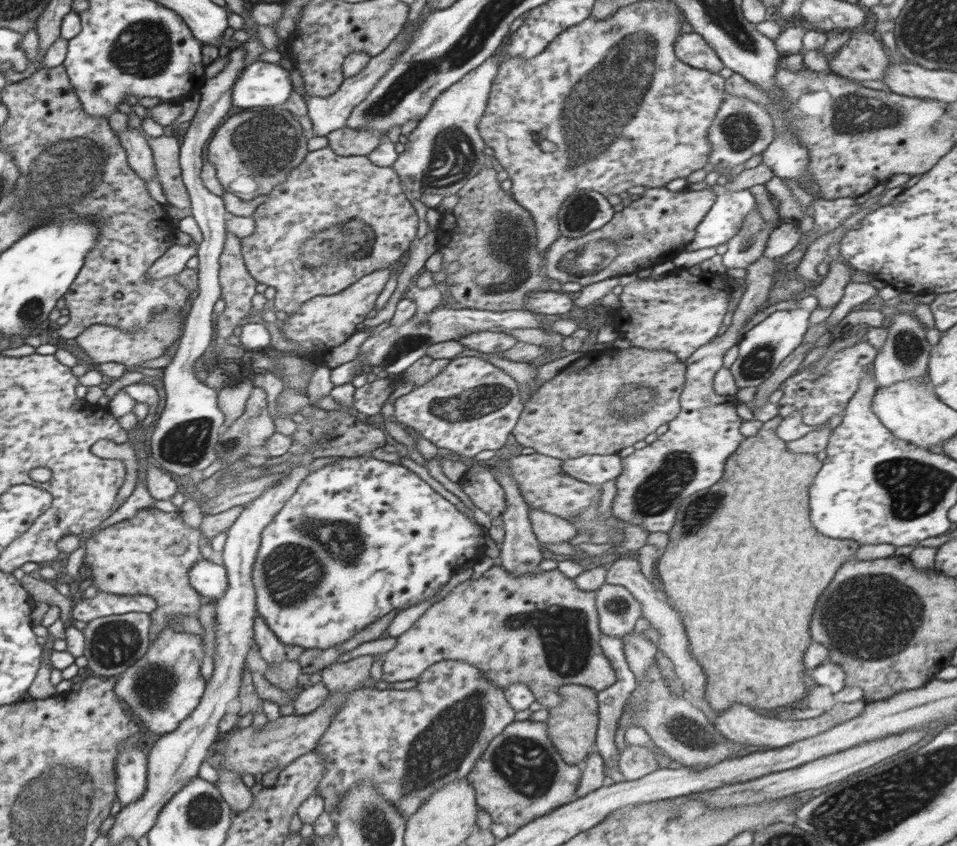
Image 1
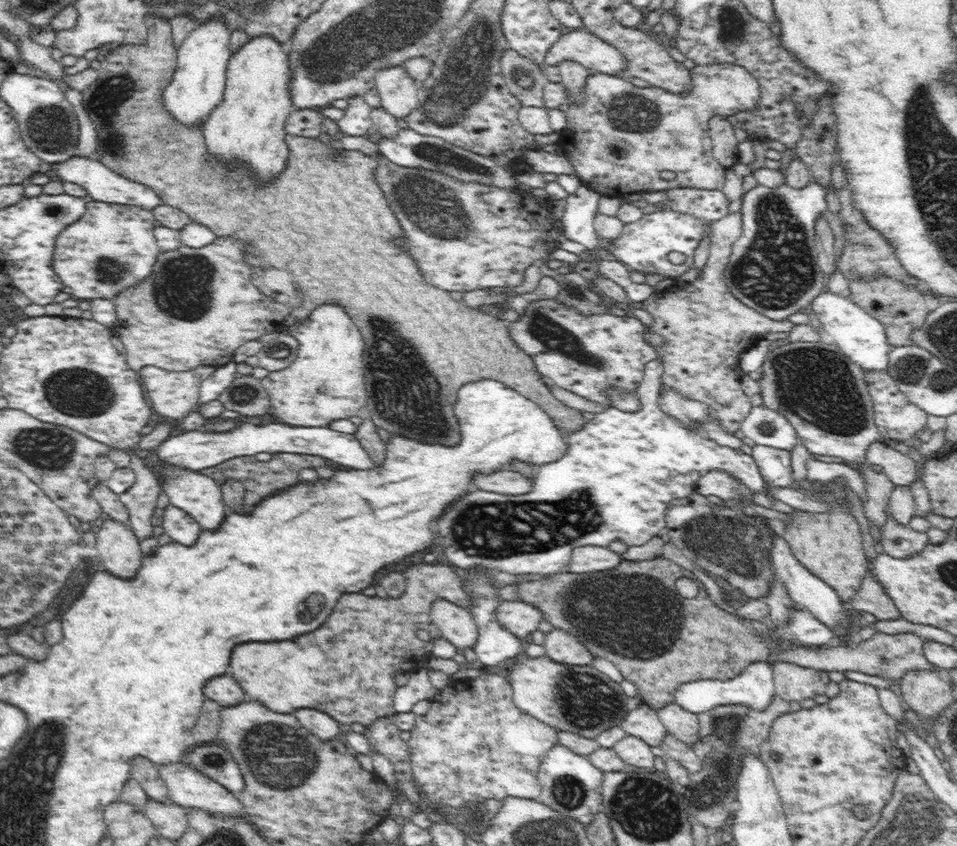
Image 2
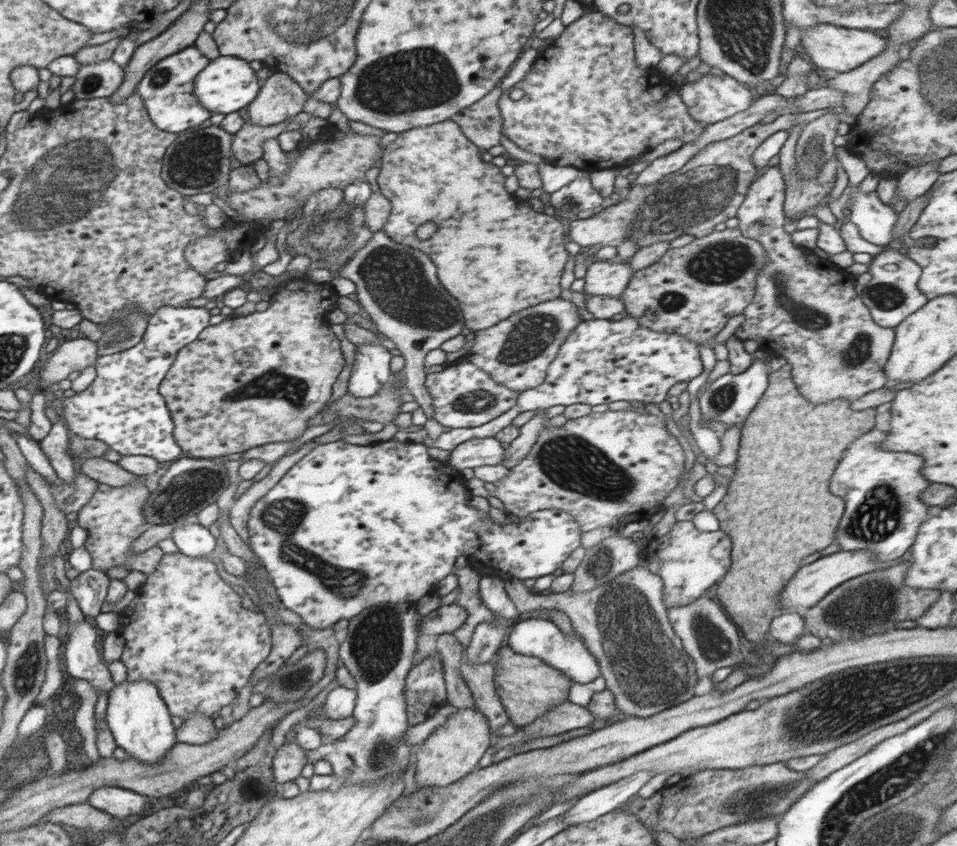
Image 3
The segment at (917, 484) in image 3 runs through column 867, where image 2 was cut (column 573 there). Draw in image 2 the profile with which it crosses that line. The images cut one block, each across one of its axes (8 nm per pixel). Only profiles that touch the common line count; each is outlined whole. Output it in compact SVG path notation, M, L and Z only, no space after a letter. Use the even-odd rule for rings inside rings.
M657 356L644 366L644 378L636 392L639 409L624 412L613 406L607 407L604 412L588 420L582 430L567 435L566 454L552 464L538 466L538 478L533 481L530 492L512 496L476 490L458 497L454 504L444 510L440 520L434 522L436 532L442 536L444 556L439 556L441 561L457 571L497 570L512 575L538 574L546 578L566 570L577 547L608 547L616 541L623 542L627 547L643 546L660 536L667 529L665 512L670 502L683 500L696 492L698 480L710 470L721 470L737 478L753 494L766 492L766 481L760 475L752 455L718 445L702 433L686 428L660 409L658 394L663 386L662 375L662 362Z

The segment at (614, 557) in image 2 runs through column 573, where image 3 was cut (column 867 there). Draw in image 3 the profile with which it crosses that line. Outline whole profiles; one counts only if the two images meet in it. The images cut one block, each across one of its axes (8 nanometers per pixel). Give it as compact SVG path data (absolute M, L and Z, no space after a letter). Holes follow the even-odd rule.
M840 551L830 556L815 556L811 564L802 565L784 585L783 592L779 593L779 606L784 609L784 612L797 608L813 608L822 598L826 597L826 594L835 590L836 586L840 586L843 582L886 567L886 564L878 563L873 558L873 553L869 551Z

